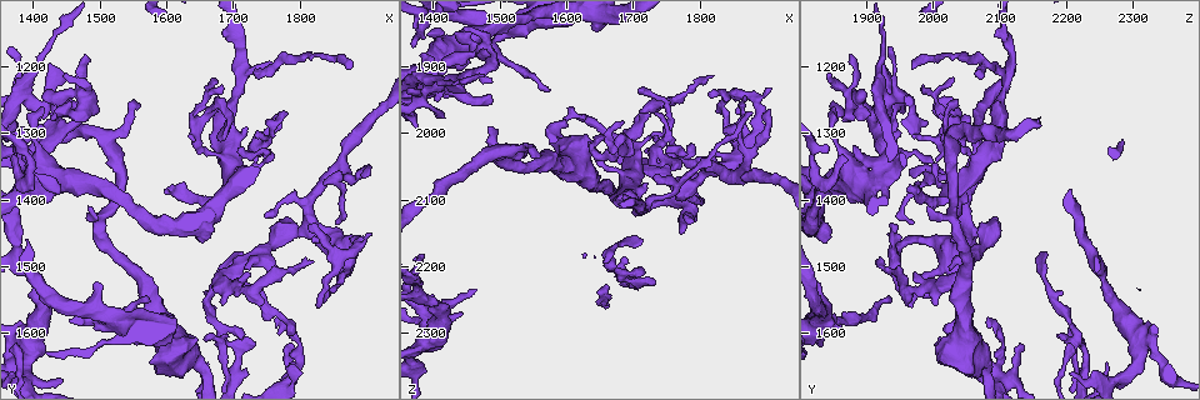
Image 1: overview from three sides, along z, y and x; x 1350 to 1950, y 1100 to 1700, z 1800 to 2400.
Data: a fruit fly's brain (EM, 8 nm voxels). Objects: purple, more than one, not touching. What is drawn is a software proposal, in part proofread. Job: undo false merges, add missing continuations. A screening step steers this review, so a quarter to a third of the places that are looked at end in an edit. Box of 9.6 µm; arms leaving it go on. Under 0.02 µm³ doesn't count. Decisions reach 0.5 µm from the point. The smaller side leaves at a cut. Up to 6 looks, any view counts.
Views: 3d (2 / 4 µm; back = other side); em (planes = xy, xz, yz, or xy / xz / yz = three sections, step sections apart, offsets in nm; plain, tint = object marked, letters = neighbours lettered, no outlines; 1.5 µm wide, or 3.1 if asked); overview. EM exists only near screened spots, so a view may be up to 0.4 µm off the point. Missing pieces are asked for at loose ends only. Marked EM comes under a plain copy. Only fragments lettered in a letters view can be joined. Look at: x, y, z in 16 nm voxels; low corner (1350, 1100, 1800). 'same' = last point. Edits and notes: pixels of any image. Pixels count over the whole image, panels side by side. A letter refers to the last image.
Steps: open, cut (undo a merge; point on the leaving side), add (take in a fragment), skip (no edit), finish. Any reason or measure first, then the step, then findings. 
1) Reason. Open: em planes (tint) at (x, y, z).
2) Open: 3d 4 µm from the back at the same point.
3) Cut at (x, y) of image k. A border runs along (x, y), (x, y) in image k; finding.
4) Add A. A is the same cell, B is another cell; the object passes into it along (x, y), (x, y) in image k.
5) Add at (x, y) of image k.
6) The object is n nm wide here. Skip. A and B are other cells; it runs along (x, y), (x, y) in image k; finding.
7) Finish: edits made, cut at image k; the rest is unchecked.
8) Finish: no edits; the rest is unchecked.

A fork. Open: em yz step 8 (tint) at (1745, 1475, 2065).

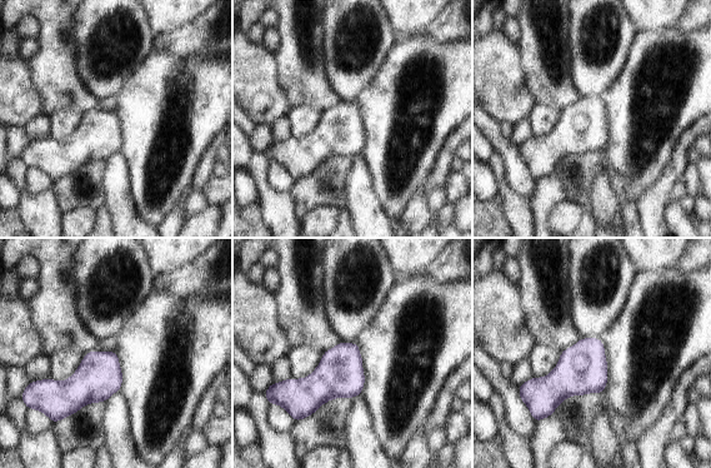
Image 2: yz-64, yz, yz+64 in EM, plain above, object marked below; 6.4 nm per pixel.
Cut it another way. Open: em planes (letters) at the same point.

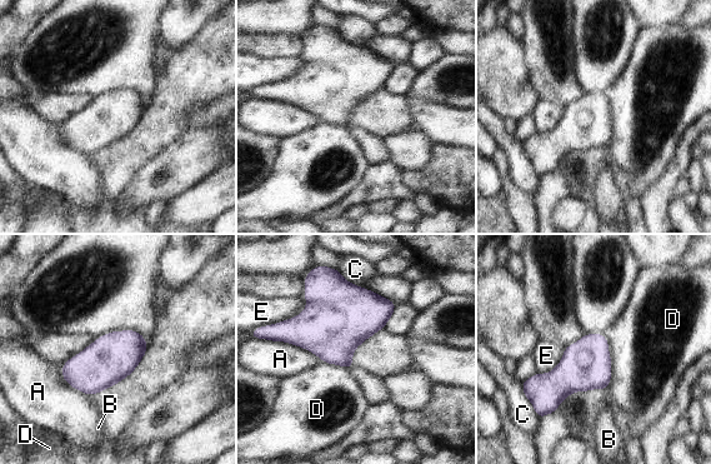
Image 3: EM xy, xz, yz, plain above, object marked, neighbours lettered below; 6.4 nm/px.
Skip. A, B, C, D and E are other cells; a border runs along (602, 334), (610, 358), (607, 388) in image 3; one neuron here.

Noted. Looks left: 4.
Tapers out. Open: 3d 4 µm at (1750, 1280, 2030).

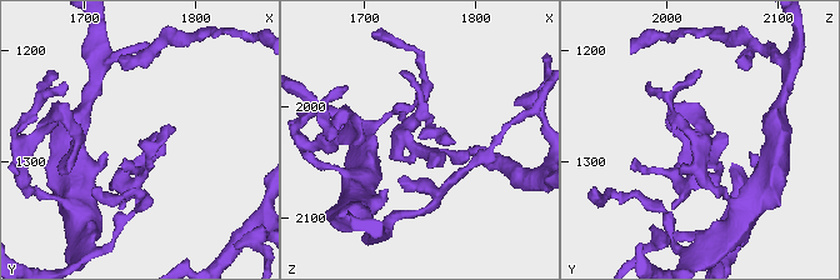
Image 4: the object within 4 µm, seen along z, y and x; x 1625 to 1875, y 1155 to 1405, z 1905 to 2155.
Open: em planes (letters) at (1752, 1284, 2030).

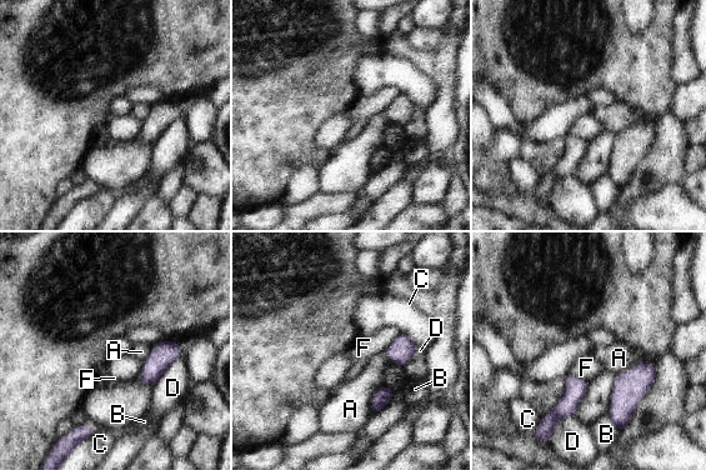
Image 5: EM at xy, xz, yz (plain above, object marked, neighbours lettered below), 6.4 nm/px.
Skip. A, B, C, D and F are other cells; it runs along (585, 384), (547, 424), (544, 438) in image 5; no lettered fragment goes on from it.

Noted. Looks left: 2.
Branch stops here. Open: em xz step 8 (tint) at (1450, 1585, 1855).

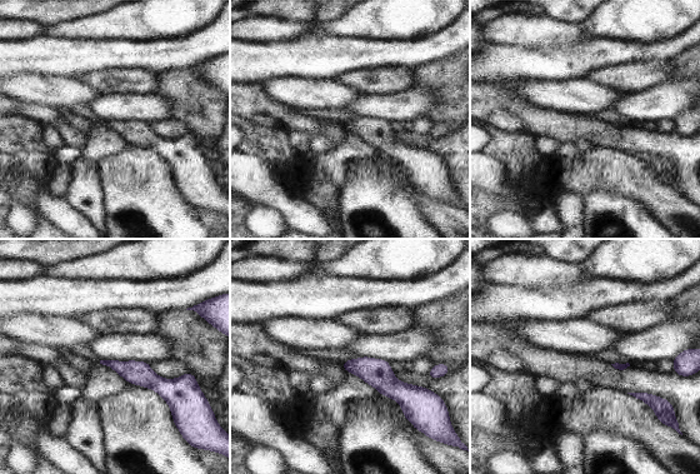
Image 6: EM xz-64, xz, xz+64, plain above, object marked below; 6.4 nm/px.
Another direction. Open: em planes (letters) at the same point.

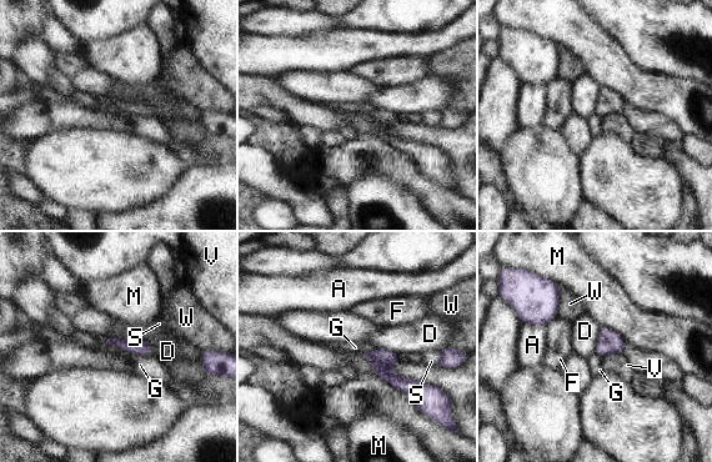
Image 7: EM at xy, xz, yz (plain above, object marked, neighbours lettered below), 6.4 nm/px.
Skip. A, D, F, G, M, S, V and W are other cells; it runs along (111, 341), (141, 347), (148, 352) in image 7; none of them fits.

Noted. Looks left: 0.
Finish: no edits; the rest is unchecked.

